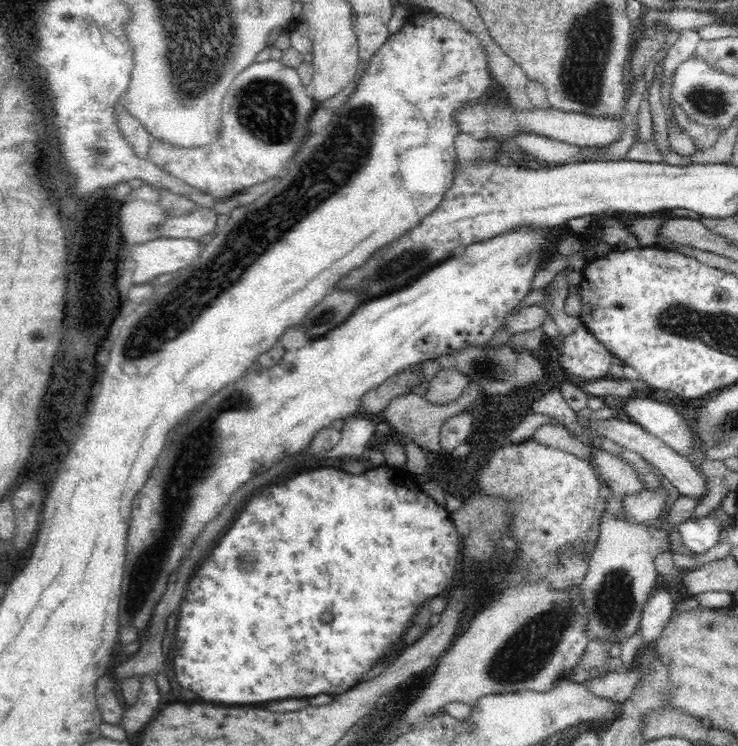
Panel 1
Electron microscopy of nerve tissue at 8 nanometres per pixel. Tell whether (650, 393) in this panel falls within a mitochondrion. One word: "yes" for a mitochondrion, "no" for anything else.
no

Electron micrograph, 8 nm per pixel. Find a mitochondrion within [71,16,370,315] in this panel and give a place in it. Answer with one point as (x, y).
(266, 108)

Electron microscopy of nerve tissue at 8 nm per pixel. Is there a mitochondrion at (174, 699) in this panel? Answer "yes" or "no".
no

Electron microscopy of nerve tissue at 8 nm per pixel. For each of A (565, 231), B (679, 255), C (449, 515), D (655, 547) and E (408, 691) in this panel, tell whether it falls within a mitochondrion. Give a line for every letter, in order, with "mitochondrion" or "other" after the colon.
A: other
B: other
C: other
D: other
E: other

